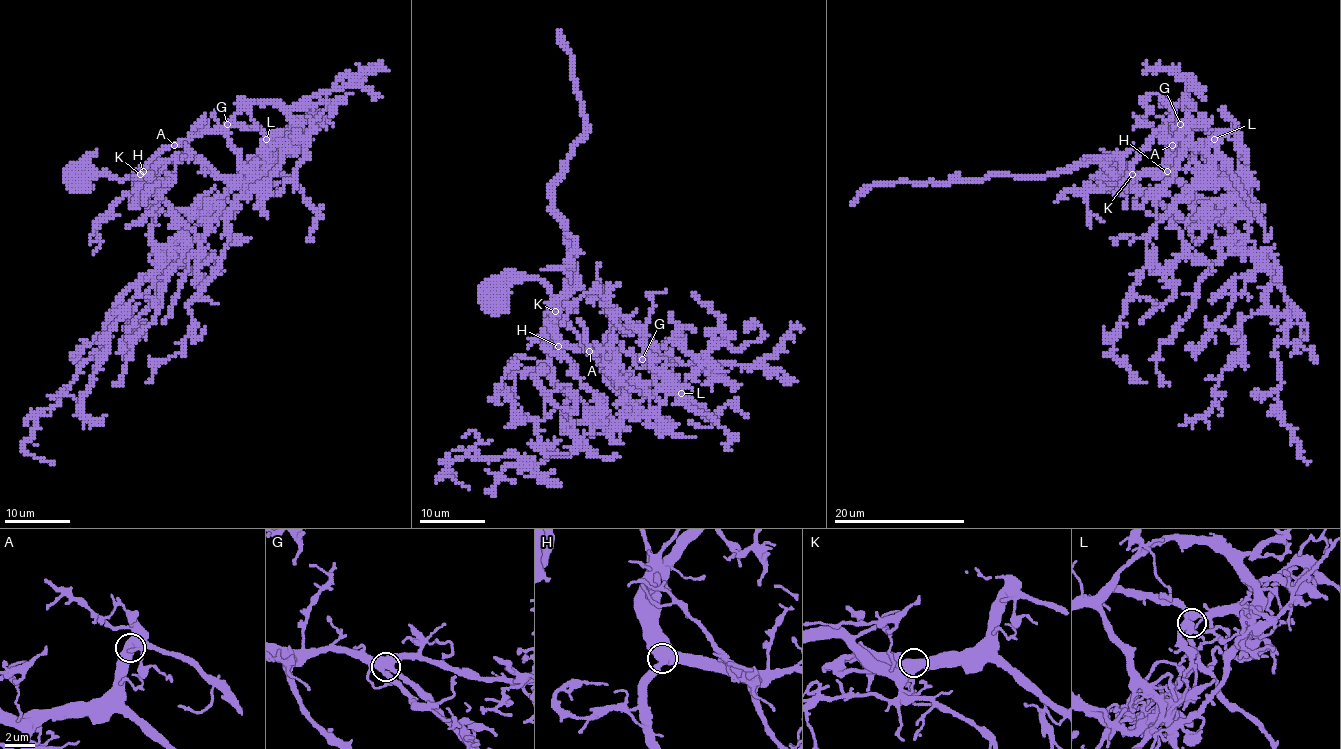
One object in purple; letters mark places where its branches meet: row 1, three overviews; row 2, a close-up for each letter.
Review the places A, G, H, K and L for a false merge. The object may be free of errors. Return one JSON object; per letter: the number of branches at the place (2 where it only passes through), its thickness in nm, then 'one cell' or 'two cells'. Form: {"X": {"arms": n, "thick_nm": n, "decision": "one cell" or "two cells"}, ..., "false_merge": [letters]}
{"A": {"arms": 2, "thick_nm": 550, "decision": "one cell"}, "G": {"arms": 3, "thick_nm": 480, "decision": "one cell"}, "H": {"arms": 2, "thick_nm": 650, "decision": "one cell"}, "K": {"arms": 2, "thick_nm": 750, "decision": "one cell"}, "L": {"arms": 2, "thick_nm": 460, "decision": "one cell"}, "false_merge": []}

